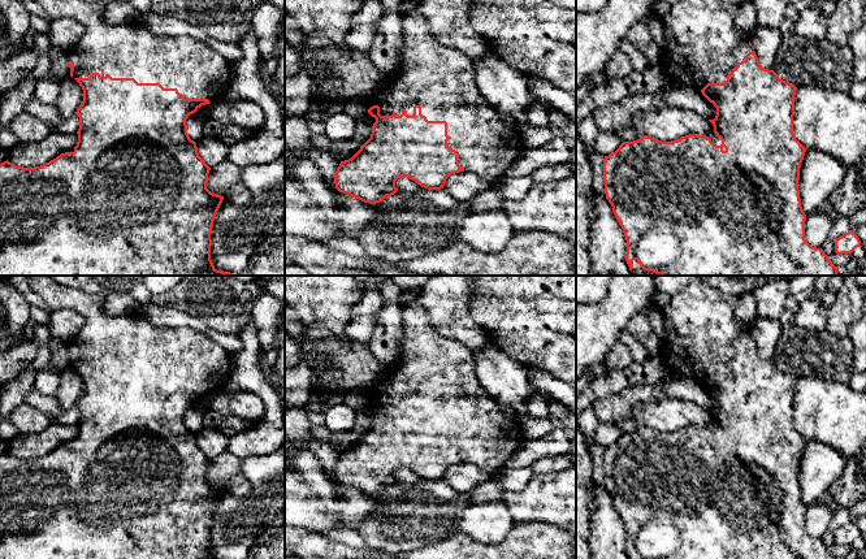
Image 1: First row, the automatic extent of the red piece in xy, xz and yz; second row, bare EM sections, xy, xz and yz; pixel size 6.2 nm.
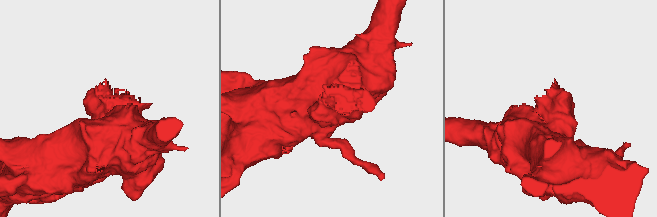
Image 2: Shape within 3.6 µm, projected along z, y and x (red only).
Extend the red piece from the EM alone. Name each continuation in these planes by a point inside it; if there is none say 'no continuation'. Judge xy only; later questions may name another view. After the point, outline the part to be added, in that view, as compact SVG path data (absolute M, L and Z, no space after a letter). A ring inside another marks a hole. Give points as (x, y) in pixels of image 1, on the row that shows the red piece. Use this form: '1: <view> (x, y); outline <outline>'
1: xy (130, 50); outline M34 0L48 13L51 21L73 18L81 22L85 31L77 44L68 52L68 61L74 64L73 78L88 78L92 73L100 77L134 78L138 83L160 83L164 88L177 88L185 99L208 99L211 103L221 100L229 91L231 81L231 62L208 44L189 35L165 36L152 34L140 21L111 25L100 12L101 6L85 0Z

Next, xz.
1: xz (441, 79); outline M419 6L407 9L402 26L400 66L384 88L374 91L372 99L367 99L368 109L378 105L381 116L400 116L406 109L407 114L412 116L413 107L420 105L421 114L428 121L447 122L447 146L459 152L458 161L464 172L497 183L521 155L524 146L520 131L508 126L479 92L473 61L462 51L432 36Z

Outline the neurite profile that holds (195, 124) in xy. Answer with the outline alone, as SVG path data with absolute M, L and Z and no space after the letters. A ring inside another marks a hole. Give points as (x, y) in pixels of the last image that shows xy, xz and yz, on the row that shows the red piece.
M196 113L190 114L189 118L186 120L187 134L190 139L194 140L195 143L198 143L203 136L205 136L204 133L205 120L207 118L200 117Z

